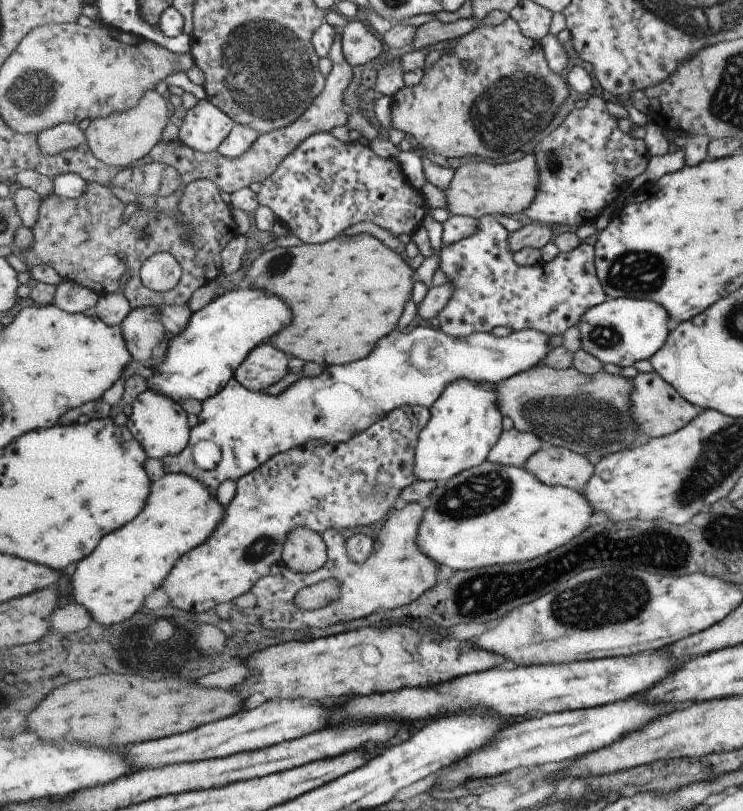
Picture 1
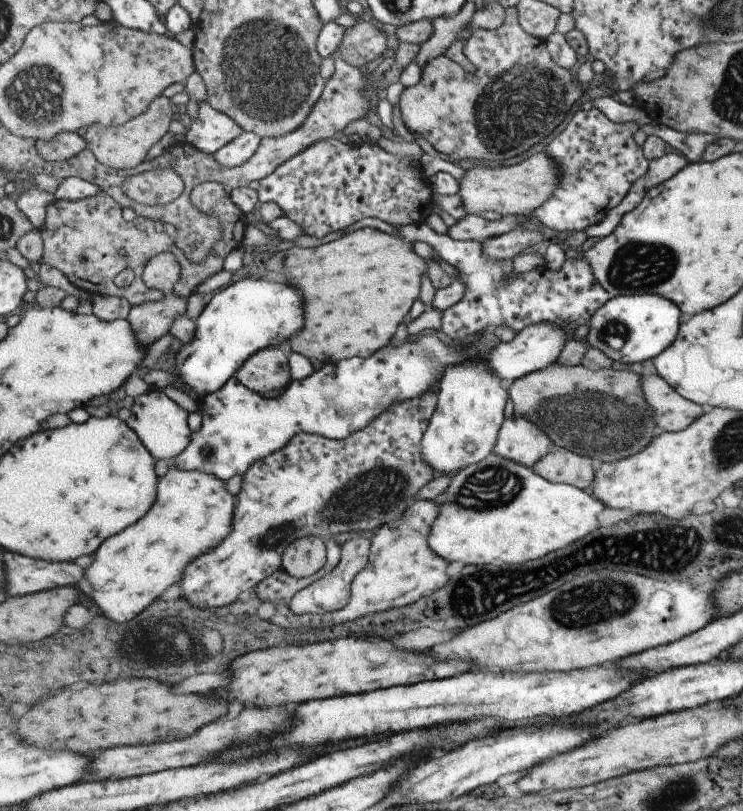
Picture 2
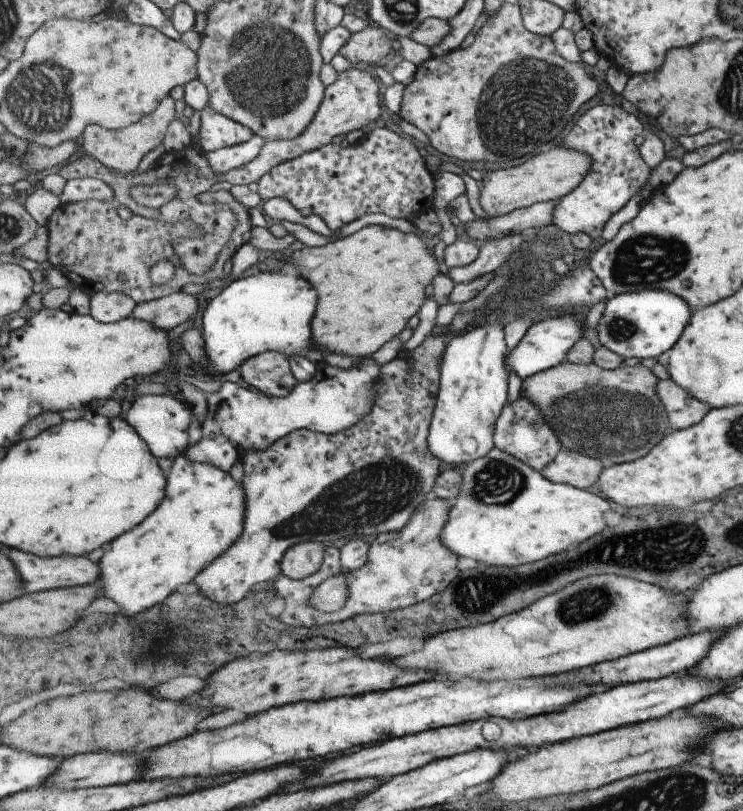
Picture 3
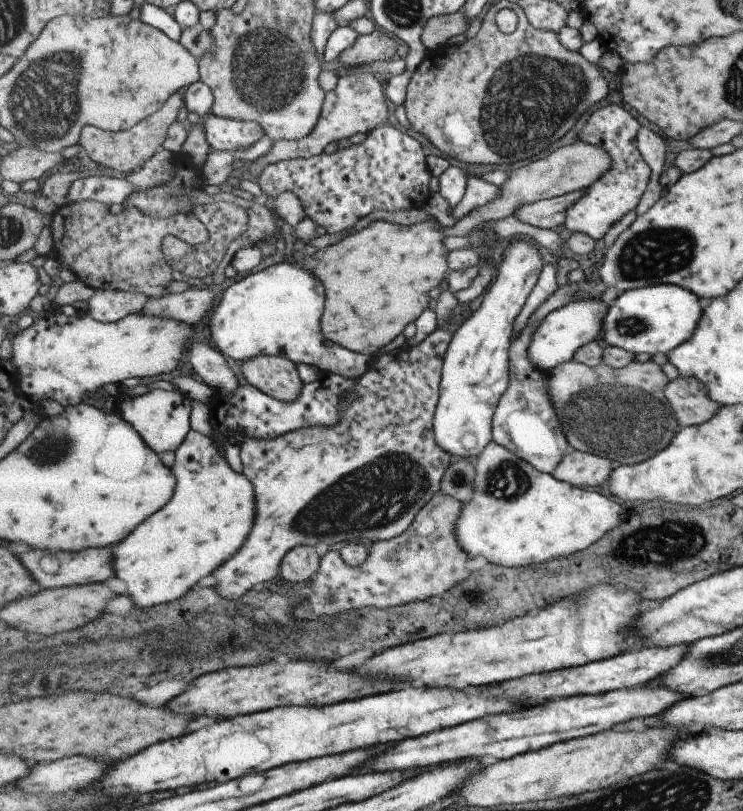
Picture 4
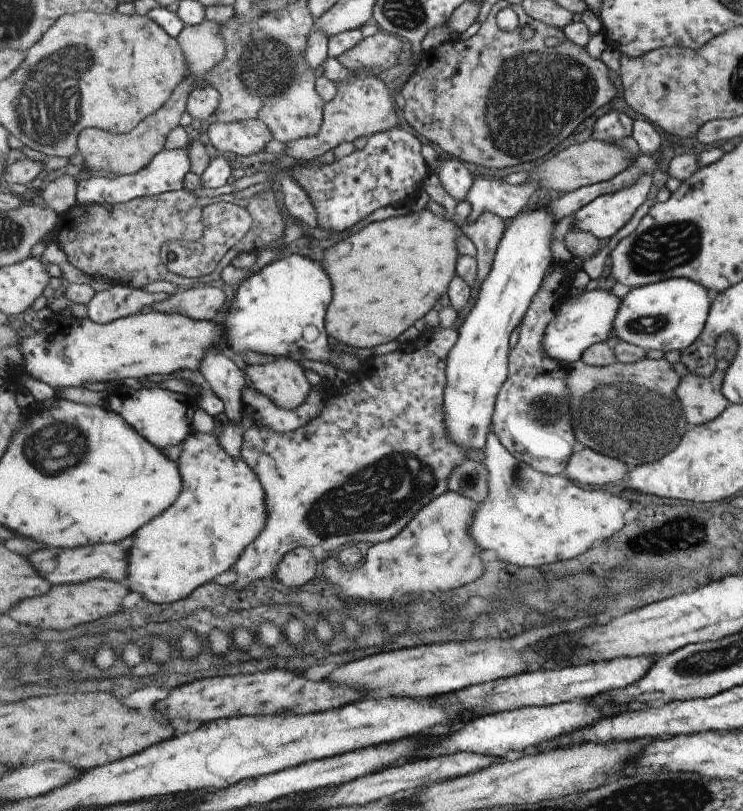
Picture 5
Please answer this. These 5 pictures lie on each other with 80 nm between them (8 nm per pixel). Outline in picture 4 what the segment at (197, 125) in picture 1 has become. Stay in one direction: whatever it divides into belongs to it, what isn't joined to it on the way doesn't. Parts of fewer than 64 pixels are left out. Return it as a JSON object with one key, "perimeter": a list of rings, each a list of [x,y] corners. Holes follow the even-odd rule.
{"perimeter":[[[214,114],[206,119],[202,128],[212,151],[235,152],[251,148],[255,142],[266,137],[259,122],[245,122]]]}

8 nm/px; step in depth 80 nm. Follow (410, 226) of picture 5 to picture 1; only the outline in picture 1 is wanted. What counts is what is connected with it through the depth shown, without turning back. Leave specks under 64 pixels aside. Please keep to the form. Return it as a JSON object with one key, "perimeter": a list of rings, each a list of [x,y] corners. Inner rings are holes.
{"perimeter":[[[358,233],[341,235],[324,243],[303,243],[301,246],[276,247],[266,251],[253,261],[241,284],[275,292],[295,310],[295,322],[271,340],[276,347],[285,354],[291,352],[293,356],[303,358],[305,362],[331,366],[367,358],[382,338],[397,329],[417,280],[415,269],[399,252],[387,248],[373,234]]]}

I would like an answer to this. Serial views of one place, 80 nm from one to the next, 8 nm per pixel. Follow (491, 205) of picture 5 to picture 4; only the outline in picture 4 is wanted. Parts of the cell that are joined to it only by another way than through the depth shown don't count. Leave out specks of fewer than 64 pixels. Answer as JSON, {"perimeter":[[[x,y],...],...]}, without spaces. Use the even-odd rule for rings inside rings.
{"perimeter":[[[471,177],[468,180],[468,188],[463,196],[463,200],[455,206],[448,206],[448,214],[454,219],[460,220],[468,215],[472,210],[491,204],[501,196],[501,188],[483,180],[483,178]]]}

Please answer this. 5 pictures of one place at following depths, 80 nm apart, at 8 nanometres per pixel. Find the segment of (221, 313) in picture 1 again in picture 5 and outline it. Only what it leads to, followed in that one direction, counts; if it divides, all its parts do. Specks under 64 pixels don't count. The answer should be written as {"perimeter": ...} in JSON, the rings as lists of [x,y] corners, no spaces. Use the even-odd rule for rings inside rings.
{"perimeter":[[[291,253],[272,261],[240,284],[225,318],[226,334],[224,339],[227,346],[235,352],[242,352],[246,355],[258,353],[288,356],[295,362],[303,359],[328,362],[336,370],[341,367],[351,375],[359,370],[357,366],[359,363],[363,363],[363,360],[346,354],[337,354],[329,348],[331,338],[327,336],[327,330],[325,330],[325,316],[327,316],[331,302],[333,302],[333,282],[331,282],[331,276],[325,272],[325,268],[309,256]]]}

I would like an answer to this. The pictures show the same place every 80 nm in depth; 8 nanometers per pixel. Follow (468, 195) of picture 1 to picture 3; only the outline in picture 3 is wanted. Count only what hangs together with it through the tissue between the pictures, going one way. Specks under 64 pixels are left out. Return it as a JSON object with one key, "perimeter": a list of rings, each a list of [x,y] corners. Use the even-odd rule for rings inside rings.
{"perimeter":[[[560,145],[540,152],[522,165],[487,172],[486,180],[477,183],[477,200],[489,218],[502,217],[541,201],[553,201],[570,193],[586,177],[591,163],[587,153]]]}

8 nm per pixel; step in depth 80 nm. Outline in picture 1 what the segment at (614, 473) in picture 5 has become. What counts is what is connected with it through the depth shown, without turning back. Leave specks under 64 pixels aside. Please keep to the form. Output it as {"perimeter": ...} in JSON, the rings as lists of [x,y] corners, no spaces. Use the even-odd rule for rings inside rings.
{"perimeter":[[[544,445],[524,466],[542,483],[566,486],[576,491],[585,487],[594,474],[594,466],[583,455],[565,447]]]}

